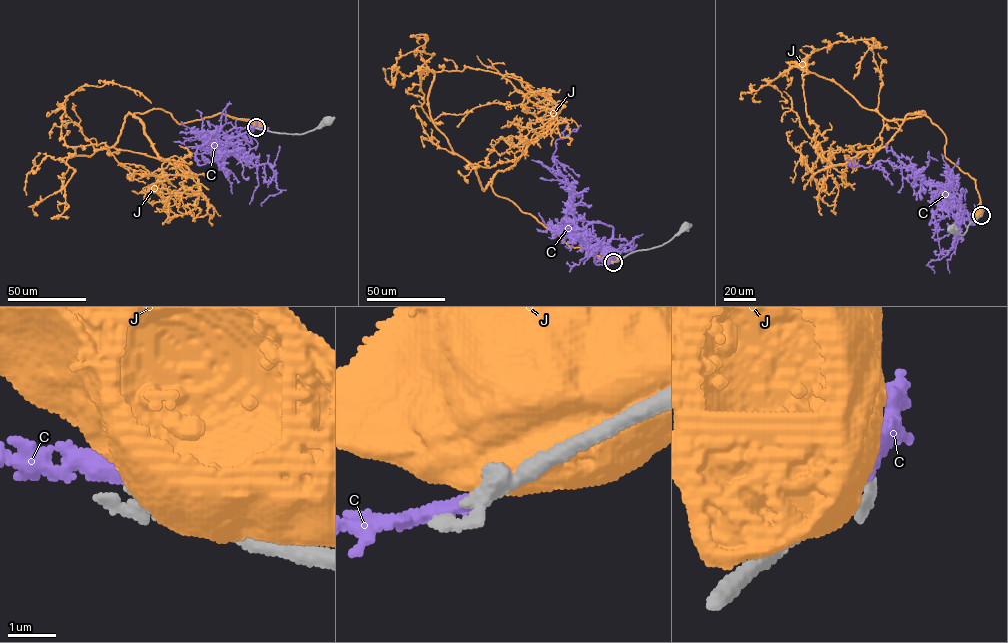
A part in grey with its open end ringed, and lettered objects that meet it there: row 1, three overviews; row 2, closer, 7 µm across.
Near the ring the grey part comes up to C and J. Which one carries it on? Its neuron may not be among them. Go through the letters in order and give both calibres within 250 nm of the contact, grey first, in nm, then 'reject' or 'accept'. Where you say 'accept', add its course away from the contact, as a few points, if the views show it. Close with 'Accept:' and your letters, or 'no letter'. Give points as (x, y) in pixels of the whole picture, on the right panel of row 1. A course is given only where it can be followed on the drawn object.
C: 360 nm thick on the grey side, 380 nm on the other; accept; it runs (981, 215), (983, 210), (968, 213), (955, 207), (946, 194), (909, 168), (888, 161), (863, 167), (848, 163)
J: 380 nm thick on the grey side, 1150 nm on the other; reject
Accept: C

